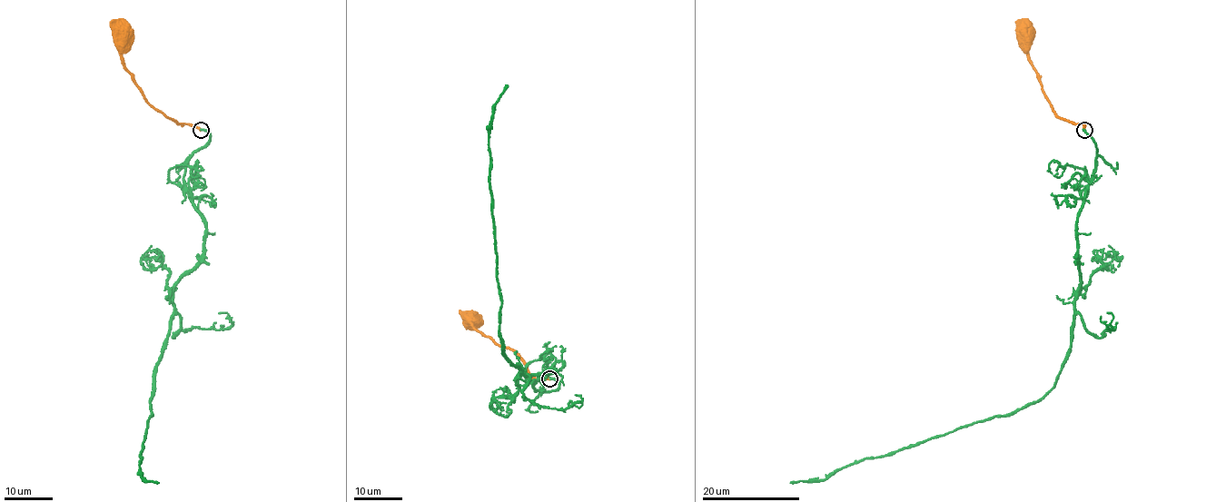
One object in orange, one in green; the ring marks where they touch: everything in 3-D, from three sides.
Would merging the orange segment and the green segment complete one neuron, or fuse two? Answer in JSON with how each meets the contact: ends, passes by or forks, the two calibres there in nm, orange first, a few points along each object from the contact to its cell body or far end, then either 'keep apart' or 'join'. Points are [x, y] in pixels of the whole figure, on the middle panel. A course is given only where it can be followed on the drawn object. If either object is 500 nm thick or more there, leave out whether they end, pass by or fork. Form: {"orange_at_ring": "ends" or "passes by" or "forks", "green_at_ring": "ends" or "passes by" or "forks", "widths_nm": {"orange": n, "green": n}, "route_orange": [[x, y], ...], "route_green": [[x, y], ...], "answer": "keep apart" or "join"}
{"orange_at_ring": "ends", "green_at_ring": "ends", "widths_nm": {"orange": 280, "green": 320}, "route_orange": [[549, 378], [536, 378], [511, 349], [503, 349], [482, 335], [469, 322], [471, 319]], "route_green": [[549, 378], [556, 389], [538, 391], [554, 371], [524, 374], [499, 331], [489, 124], [508, 85]], "answer": "join"}

